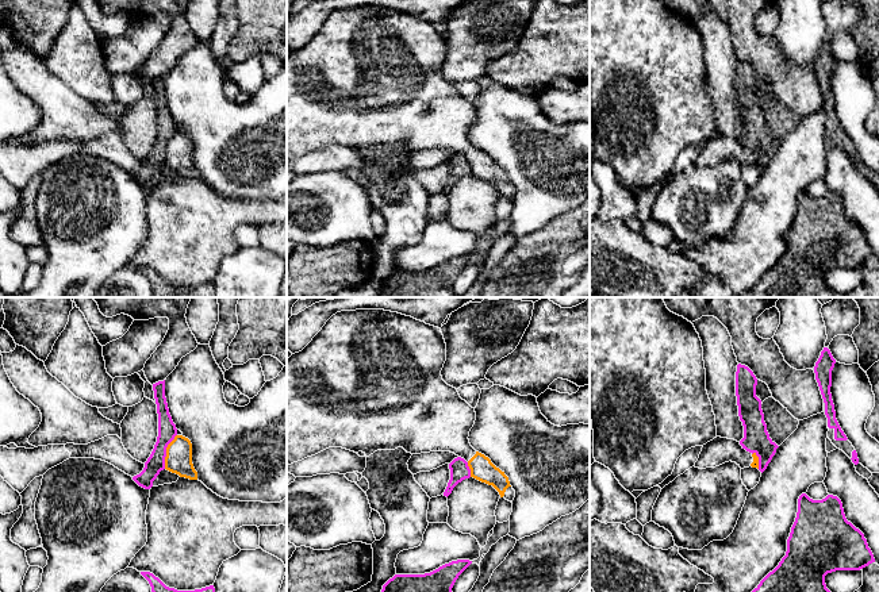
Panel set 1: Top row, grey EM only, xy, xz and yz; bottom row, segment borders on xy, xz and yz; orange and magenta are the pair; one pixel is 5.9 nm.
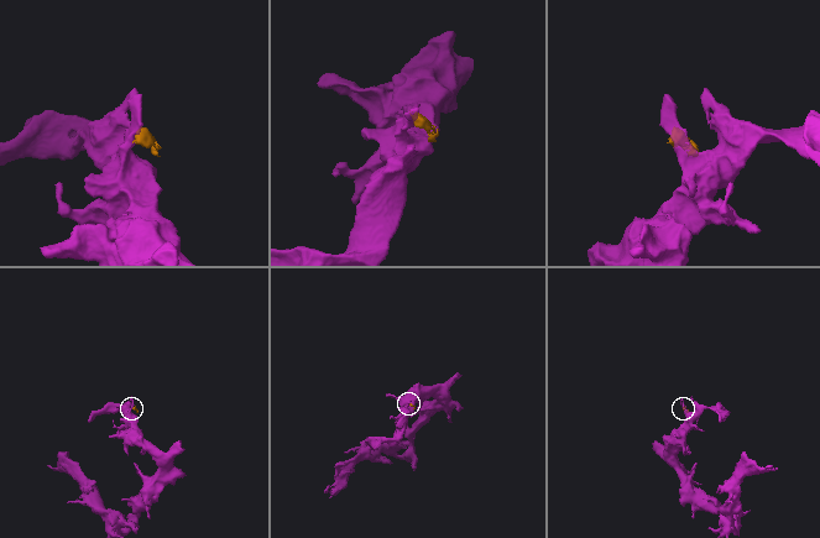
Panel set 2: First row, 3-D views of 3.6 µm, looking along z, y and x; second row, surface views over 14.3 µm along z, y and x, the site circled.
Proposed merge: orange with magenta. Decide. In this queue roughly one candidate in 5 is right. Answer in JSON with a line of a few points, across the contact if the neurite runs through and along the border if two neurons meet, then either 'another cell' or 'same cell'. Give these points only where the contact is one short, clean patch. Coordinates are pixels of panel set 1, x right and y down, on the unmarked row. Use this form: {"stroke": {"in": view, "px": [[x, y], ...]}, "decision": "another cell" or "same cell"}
{"stroke": {"in": "xy", "px": [[176, 131], [167, 145], [164, 165]]}, "decision": "another cell"}

